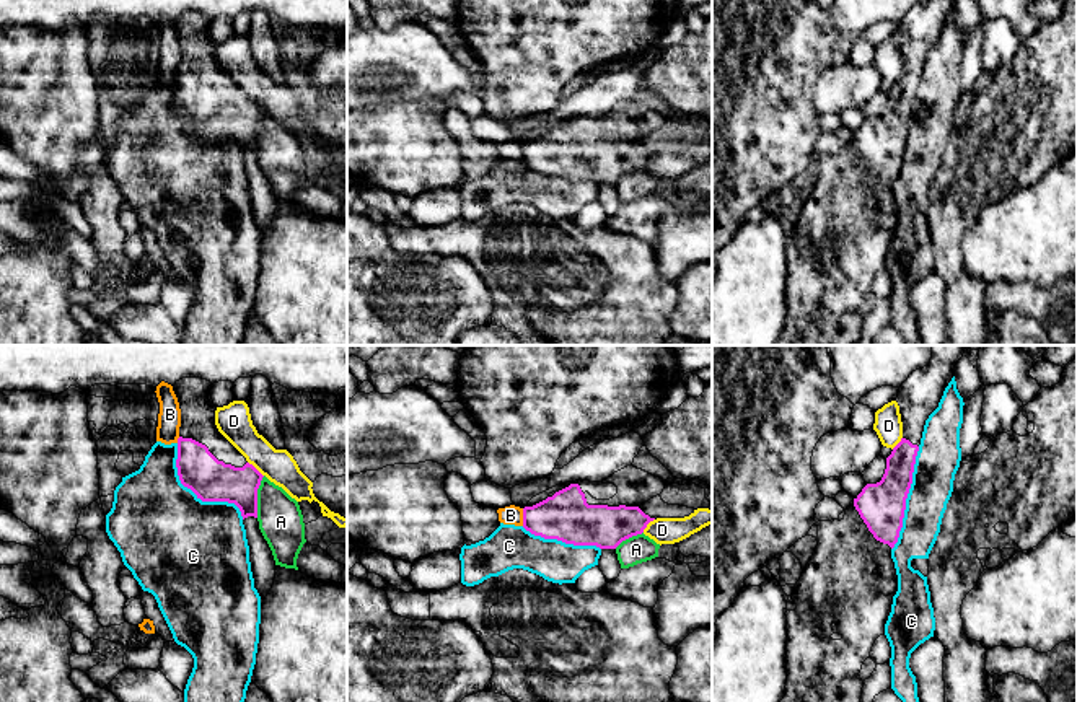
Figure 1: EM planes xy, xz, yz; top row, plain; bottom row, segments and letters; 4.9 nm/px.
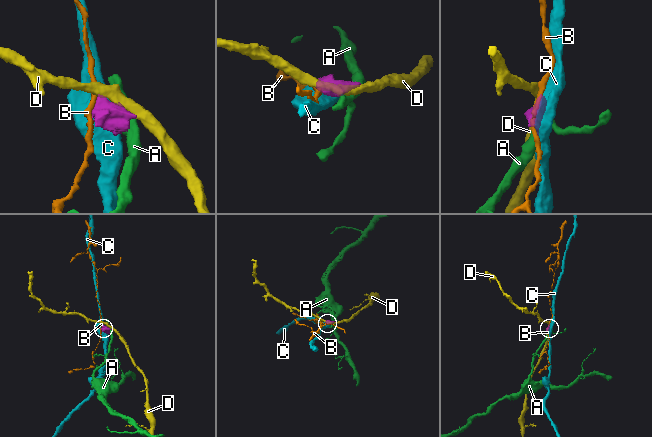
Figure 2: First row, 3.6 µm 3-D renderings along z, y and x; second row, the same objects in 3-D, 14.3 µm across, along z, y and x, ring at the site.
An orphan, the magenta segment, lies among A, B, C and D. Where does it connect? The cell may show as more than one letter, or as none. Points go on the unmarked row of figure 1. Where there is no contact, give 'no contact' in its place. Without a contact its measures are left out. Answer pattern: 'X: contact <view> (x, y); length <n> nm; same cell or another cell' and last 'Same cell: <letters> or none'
A: contact xy (256, 132); length 220 nm; another cell
B: contact xz (523, 152); length 90 nm; another cell
C: contact xy (196, 129); length 500 nm; another cell
D: contact xy (256, 105); length 110 nm; another cell
Same cell: none

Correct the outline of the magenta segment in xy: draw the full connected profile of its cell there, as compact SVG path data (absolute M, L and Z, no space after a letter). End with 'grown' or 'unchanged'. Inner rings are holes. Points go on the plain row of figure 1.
M182 13L173 21L181 44L176 94L179 116L202 137L235 138L243 155L257 153L257 124L264 111L218 67L217 42L209 37L210 23L212 18L202 13Z; grown

